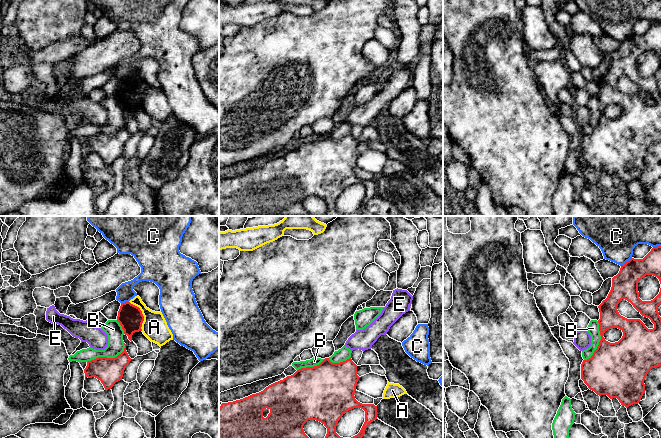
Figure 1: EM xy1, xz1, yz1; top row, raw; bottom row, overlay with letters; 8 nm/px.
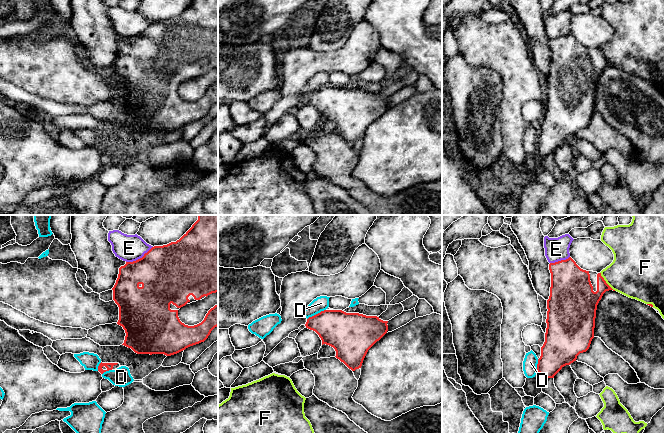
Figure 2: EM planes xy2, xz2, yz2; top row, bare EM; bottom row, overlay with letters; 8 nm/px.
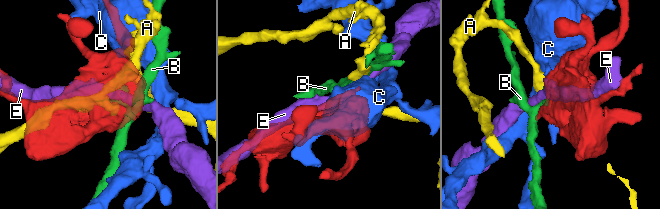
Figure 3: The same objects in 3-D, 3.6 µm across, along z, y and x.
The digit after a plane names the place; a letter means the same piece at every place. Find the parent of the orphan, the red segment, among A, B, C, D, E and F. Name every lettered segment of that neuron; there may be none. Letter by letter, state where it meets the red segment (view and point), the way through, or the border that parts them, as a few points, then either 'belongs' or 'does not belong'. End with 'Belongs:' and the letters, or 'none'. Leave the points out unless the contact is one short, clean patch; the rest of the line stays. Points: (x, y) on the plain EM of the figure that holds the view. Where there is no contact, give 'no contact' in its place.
A: xy1 (142, 90) | along xy1 (129, 77), (141, 87), (143, 92), (142, 106) | does not belong
B: xy1 (106, 133) | does not belong
C: yz1 (626, 38) | does not belong
D: xz2 (316, 90) | along xz2 (325, 85), (307, 95) | does not belong
E: xy2 (140, 34) | does not belong
F: yz2 (605, 58) | does not belong
Belongs: none

